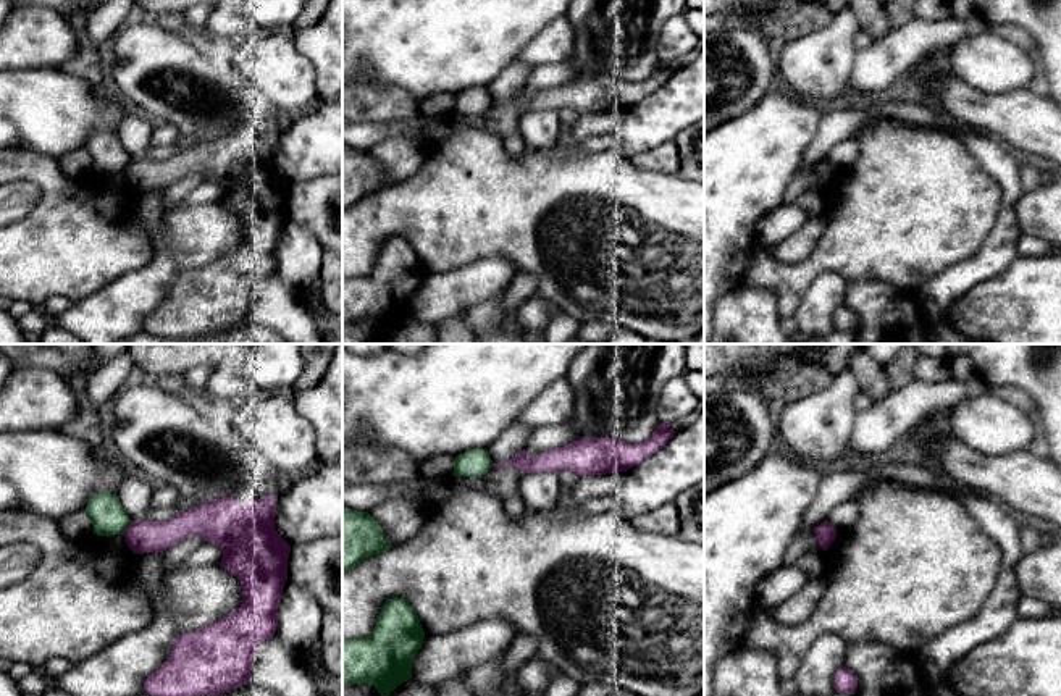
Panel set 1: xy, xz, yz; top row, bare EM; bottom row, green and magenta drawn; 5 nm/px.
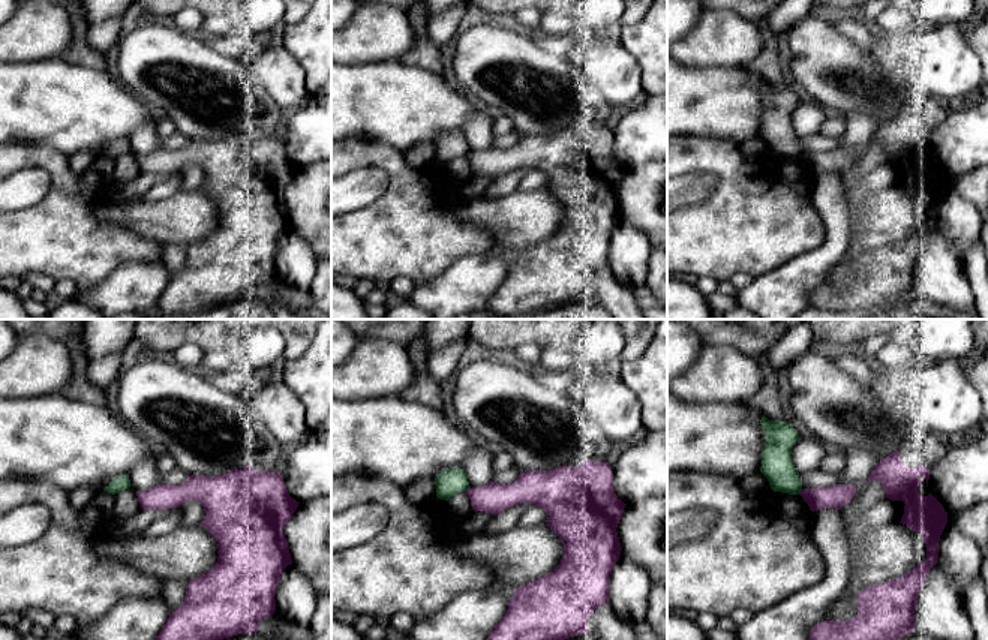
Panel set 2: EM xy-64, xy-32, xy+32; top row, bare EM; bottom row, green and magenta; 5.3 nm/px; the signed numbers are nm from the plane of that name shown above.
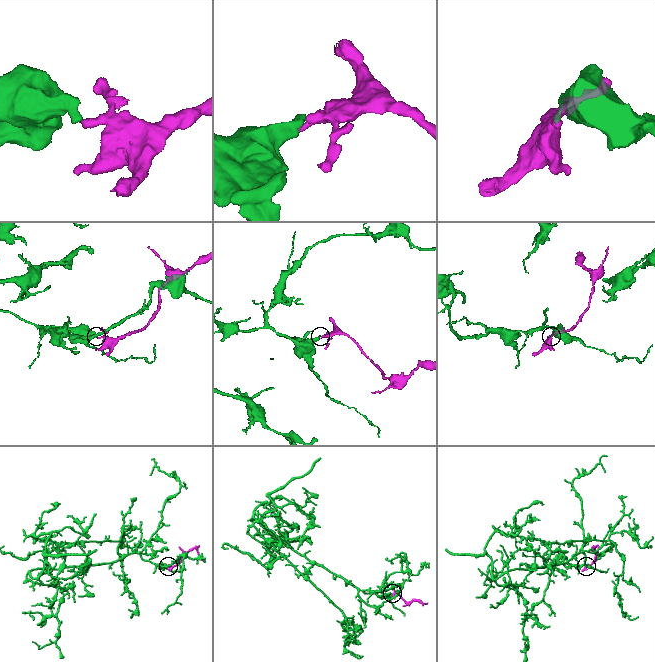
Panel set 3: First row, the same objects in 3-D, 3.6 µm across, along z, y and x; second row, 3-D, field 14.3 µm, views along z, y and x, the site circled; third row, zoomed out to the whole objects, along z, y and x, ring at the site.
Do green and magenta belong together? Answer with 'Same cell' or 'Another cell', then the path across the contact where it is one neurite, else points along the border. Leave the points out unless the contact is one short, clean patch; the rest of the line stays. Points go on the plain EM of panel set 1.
Another cell. Boundary: xy (131, 159), (121, 171)

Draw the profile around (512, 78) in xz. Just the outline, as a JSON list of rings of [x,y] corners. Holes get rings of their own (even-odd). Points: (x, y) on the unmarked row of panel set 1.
[[[515,61],[510,63],[488,84],[491,99],[497,103],[505,102],[526,86],[530,74],[531,69],[528,66]]]

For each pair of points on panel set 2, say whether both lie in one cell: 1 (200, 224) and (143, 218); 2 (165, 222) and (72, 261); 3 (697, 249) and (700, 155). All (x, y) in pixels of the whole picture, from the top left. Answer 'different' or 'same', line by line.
1: same
2: different
3: same

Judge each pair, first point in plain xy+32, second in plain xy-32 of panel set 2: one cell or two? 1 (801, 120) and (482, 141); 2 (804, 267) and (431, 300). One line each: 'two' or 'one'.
1: one
2: one

